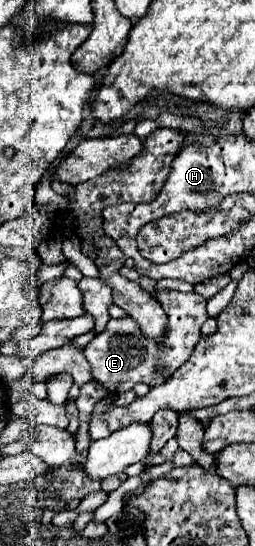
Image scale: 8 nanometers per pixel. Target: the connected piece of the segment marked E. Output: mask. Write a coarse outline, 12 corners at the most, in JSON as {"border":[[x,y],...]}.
{"border":[[160,292],[164,344],[110,318],[84,348],[92,378],[126,392],[186,362],[208,320],[196,292]]}

